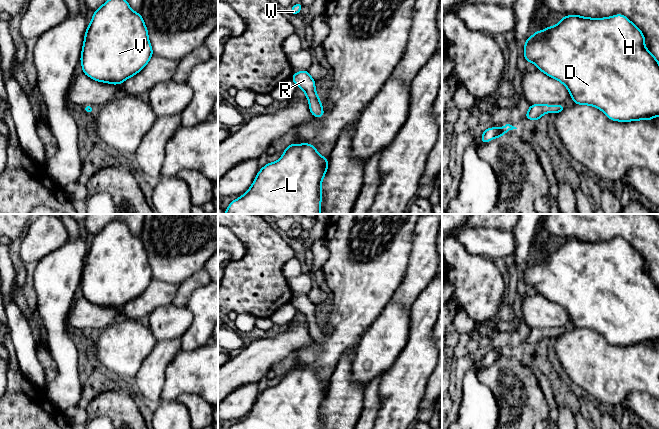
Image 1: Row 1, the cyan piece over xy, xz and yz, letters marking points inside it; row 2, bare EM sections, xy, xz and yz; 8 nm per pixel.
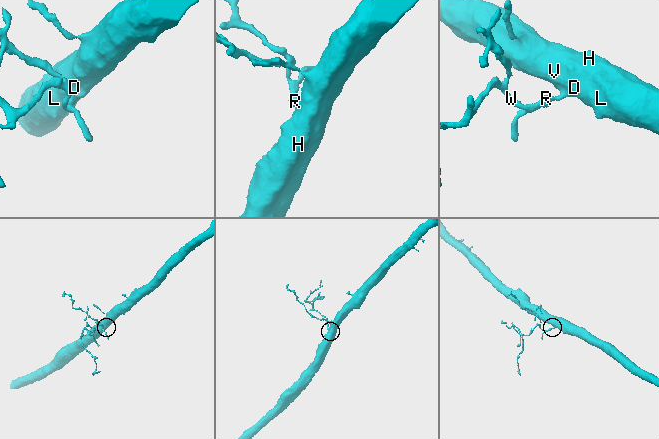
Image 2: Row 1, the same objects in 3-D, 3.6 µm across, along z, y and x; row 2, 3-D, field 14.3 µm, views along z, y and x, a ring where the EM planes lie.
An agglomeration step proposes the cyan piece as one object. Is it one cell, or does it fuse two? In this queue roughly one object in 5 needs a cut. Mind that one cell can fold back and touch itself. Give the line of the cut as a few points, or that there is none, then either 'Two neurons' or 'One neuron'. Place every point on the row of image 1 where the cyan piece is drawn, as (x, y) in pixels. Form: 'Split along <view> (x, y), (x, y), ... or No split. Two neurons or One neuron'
No split. One neuron

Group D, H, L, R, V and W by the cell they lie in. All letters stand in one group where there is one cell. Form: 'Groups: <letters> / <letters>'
Groups: D H L R V W

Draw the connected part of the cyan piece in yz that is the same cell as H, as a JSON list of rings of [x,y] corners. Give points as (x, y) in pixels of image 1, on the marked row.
[[[575,14],[570,16],[564,15],[556,26],[549,26],[542,31],[534,32],[532,37],[527,37],[527,41],[524,45],[524,57],[527,62],[534,63],[539,68],[539,71],[544,72],[551,78],[557,79],[566,86],[574,104],[595,106],[603,111],[612,121],[650,121],[652,118],[659,116],[659,61],[645,48],[644,43],[645,36],[641,30],[622,14],[616,14],[607,18],[587,18]]]

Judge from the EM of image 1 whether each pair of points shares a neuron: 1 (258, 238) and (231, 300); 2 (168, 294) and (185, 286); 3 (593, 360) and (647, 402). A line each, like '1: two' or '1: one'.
1: one
2: two
3: two

